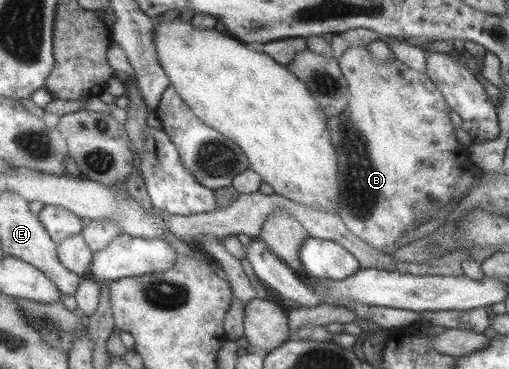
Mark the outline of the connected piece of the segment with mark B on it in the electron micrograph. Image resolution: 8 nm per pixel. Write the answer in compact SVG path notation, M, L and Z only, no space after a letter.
M350 46L347 47L341 56L336 59L340 67L341 74L348 82L348 105L343 113L335 117L328 117L327 128L330 140L333 142L335 152L337 152L337 184L339 184L339 205L335 209L335 214L341 218L344 226L349 229L354 236L357 236L361 242L369 244L371 248L381 251L392 245L401 238L408 230L417 229L420 225L431 221L433 216L441 212L449 212L463 196L471 189L473 179L478 177L478 169L470 161L469 151L466 147L460 145L455 139L455 128L449 120L451 111L443 98L442 92L435 86L435 83L424 73L409 68L399 59L393 57L390 61L380 61L376 59L369 51L367 46Z

